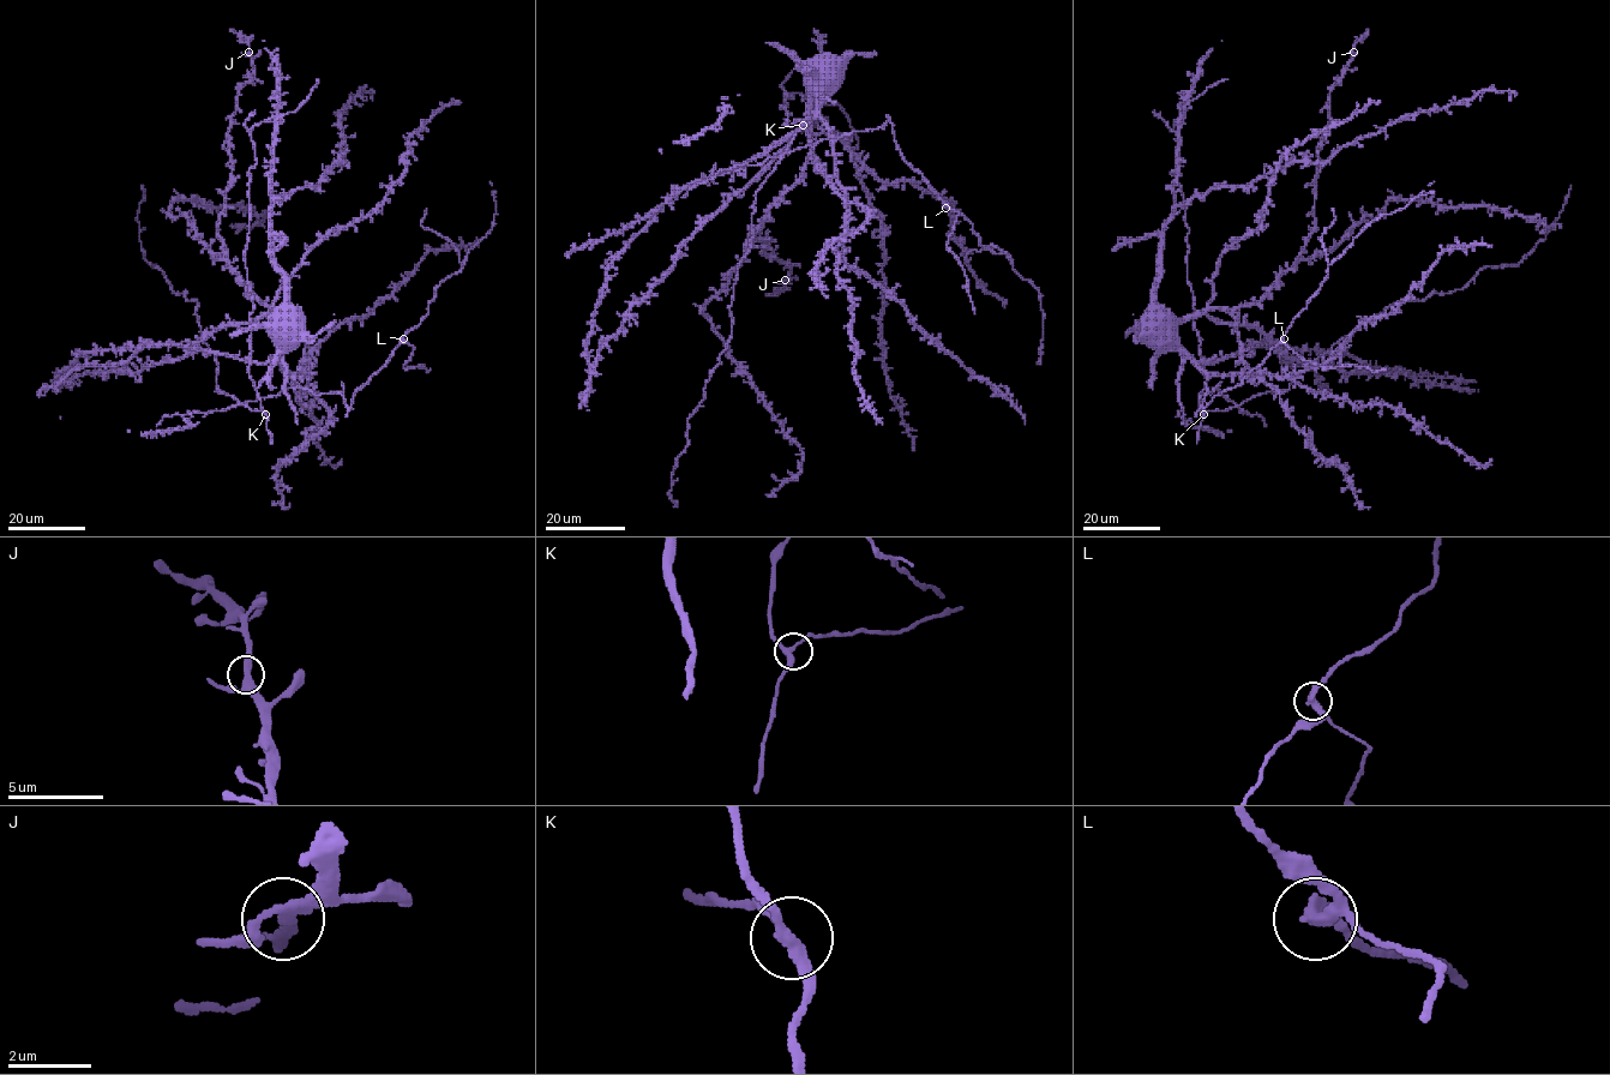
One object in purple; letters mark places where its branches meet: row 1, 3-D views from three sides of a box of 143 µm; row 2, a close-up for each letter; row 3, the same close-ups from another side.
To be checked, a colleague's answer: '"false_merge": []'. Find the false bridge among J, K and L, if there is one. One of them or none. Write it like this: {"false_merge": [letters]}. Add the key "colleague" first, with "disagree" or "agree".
{"colleague": "disagree", "false_merge": ["L"]}

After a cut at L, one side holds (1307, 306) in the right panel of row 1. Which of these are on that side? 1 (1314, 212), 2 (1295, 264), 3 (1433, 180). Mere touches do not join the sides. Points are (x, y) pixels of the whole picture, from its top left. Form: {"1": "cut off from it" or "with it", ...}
{"1": "cut off from it", "2": "cut off from it", "3": "with it"}

